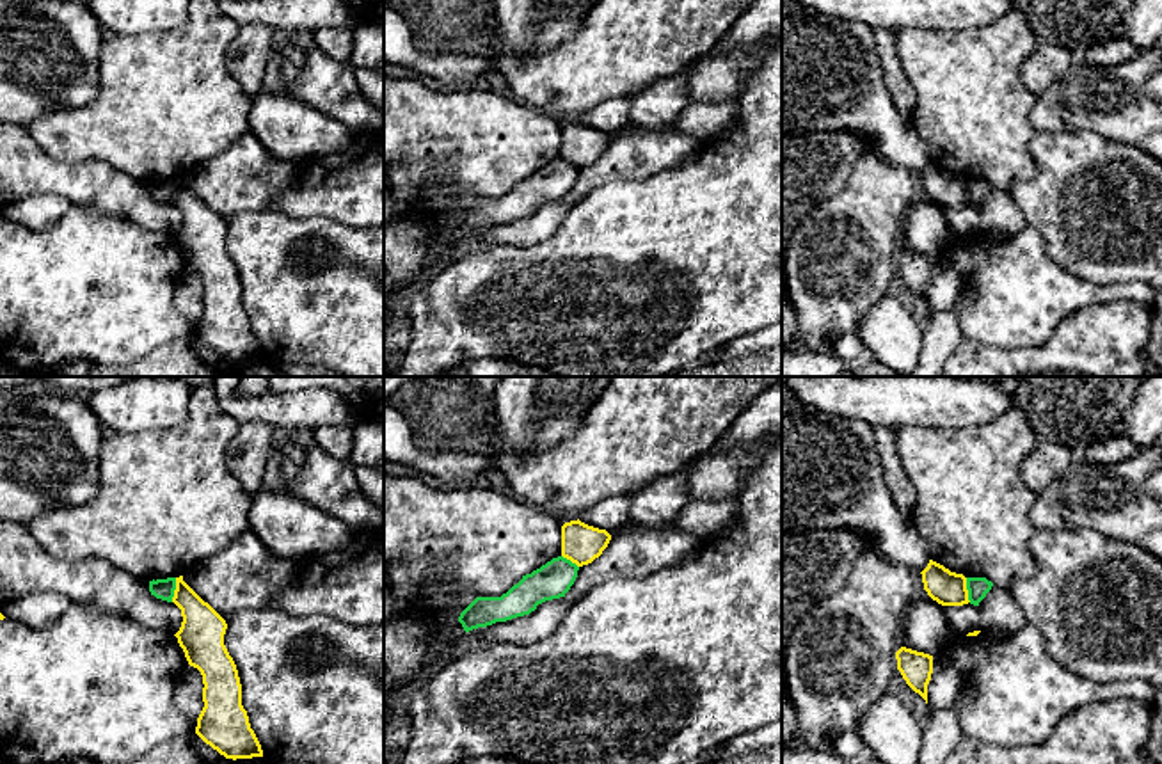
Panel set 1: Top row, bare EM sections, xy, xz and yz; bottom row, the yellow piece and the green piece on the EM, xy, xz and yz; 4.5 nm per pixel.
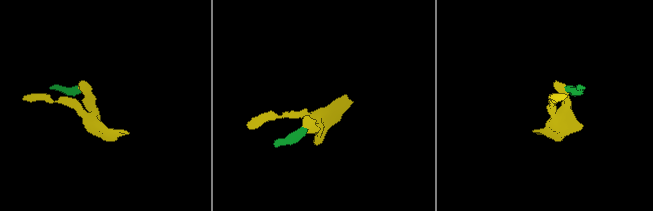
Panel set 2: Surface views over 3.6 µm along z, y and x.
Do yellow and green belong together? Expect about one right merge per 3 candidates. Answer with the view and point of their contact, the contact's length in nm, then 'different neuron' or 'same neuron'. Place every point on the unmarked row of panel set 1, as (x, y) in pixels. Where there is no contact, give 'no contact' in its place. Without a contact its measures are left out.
xy (175, 192) | 110 nm | different neuron

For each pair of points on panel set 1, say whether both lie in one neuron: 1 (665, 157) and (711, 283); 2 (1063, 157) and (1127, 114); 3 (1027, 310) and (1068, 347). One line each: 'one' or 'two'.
1: two
2: two
3: two

